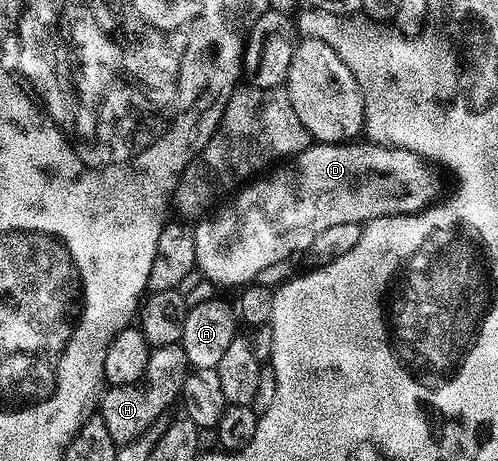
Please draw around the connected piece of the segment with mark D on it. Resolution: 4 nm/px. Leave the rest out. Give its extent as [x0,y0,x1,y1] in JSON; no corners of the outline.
[194,144,442,288]

